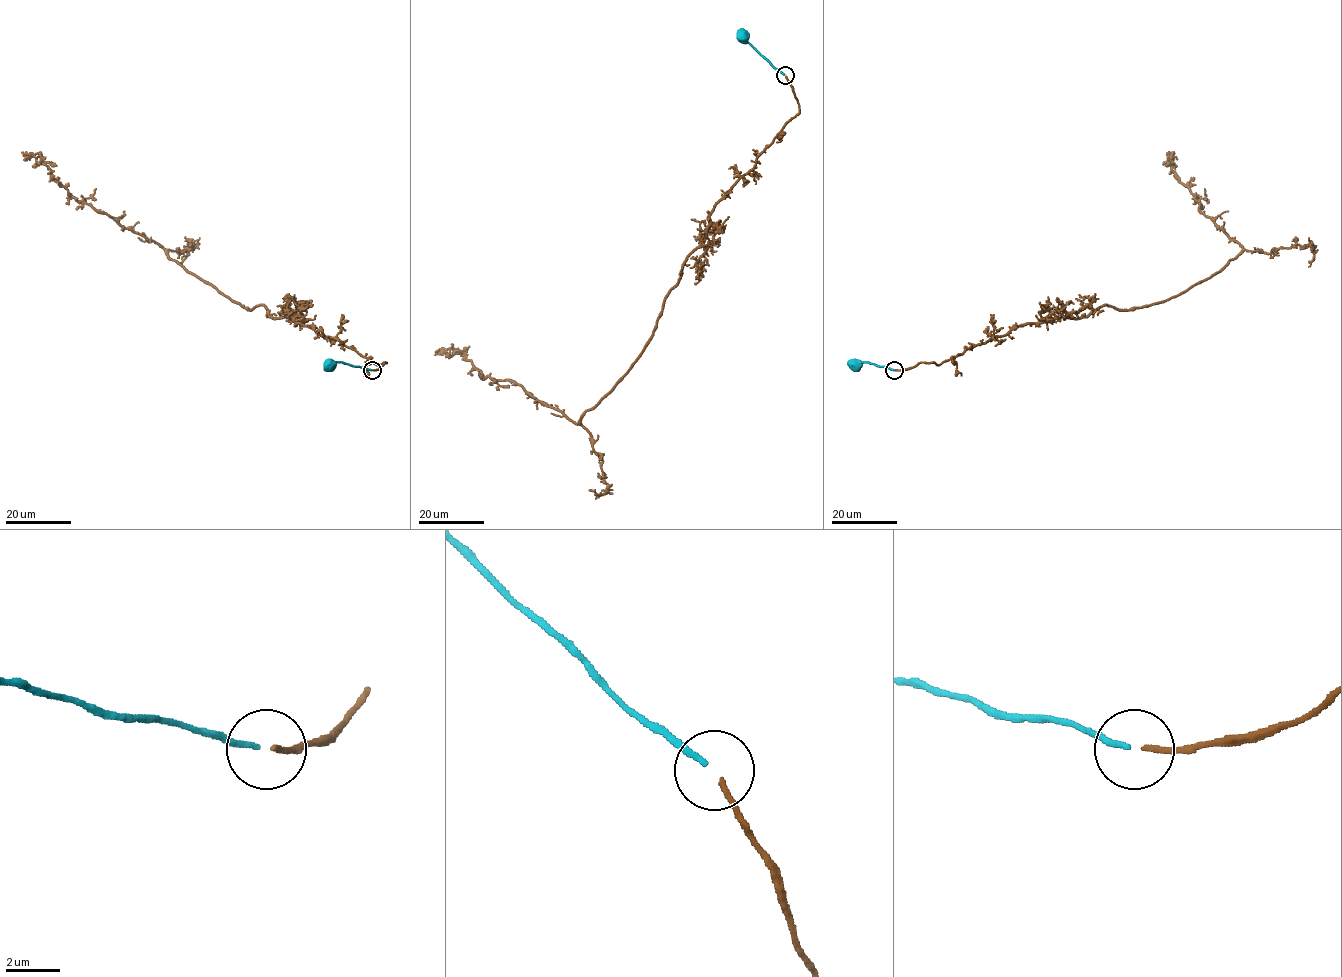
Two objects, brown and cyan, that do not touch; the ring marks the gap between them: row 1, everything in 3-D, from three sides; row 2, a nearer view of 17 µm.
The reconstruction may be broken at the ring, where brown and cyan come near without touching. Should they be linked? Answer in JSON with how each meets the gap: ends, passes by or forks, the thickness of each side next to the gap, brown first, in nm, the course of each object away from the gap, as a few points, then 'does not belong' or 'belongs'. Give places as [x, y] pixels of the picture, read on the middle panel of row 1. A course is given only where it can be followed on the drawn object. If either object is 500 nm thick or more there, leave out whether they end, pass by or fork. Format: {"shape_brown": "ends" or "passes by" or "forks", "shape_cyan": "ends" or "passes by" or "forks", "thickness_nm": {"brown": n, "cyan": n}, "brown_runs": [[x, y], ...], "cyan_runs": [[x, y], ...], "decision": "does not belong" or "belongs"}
{"shape_brown": "ends", "shape_cyan": "ends", "thickness_nm": {"brown": 190, "cyan": 220}, "brown_runs": [[785, 76], [799, 112], [714, 206], [647, 345], [577, 423], [514, 382], [490, 378], [463, 352], [435, 355]], "cyan_runs": [[784, 74], [743, 35]], "decision": "belongs"}

